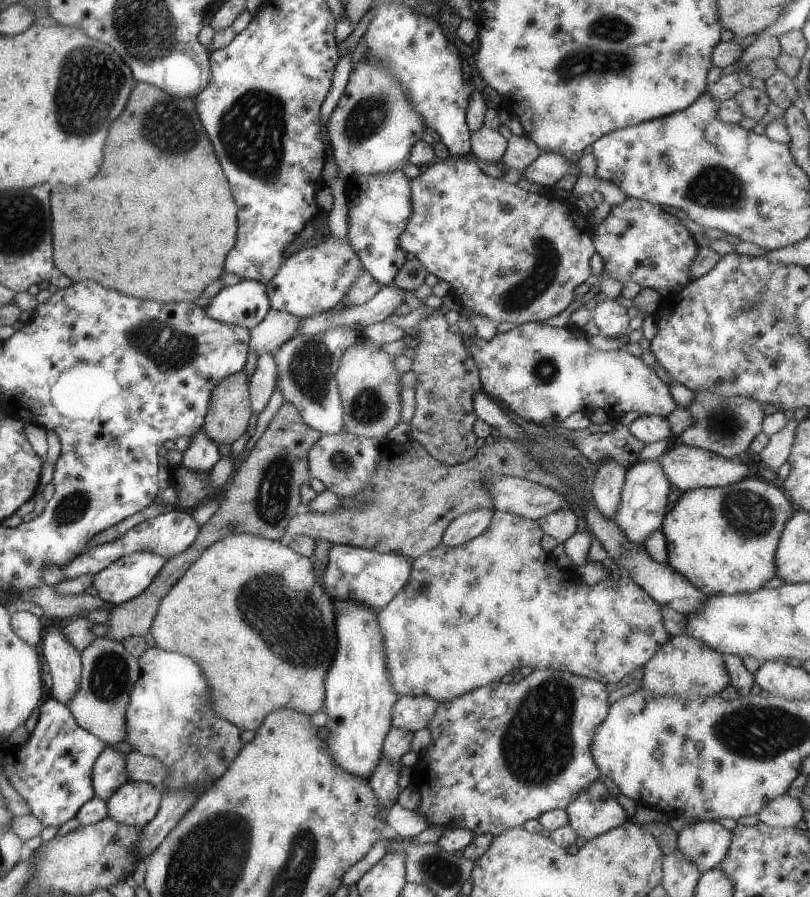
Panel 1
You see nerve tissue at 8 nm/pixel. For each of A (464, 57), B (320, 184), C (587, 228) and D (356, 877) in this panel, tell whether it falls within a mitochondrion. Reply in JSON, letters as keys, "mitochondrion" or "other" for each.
{"A":"other","B":"other","C":"other","D":"other"}

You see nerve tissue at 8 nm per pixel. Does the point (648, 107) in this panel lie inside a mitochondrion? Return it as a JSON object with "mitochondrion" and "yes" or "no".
{"mitochondrion":"no"}

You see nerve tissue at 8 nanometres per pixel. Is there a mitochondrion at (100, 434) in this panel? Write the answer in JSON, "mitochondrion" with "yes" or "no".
{"mitochondrion":"no"}

